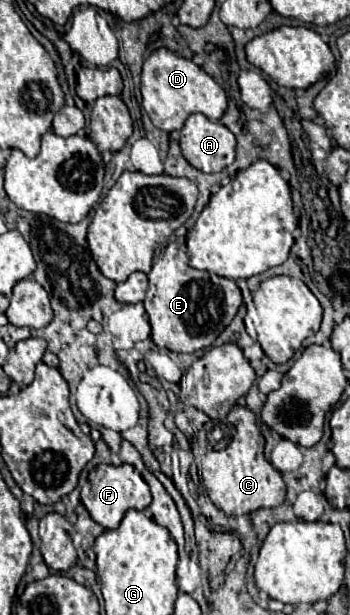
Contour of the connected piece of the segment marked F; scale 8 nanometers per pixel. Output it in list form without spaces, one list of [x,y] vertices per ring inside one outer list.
[[[122,463],[122,465],[98,465],[90,471],[88,483],[82,487],[82,503],[88,509],[90,517],[100,523],[104,529],[116,529],[128,509],[144,511],[152,501],[150,487],[142,479],[142,475],[136,471],[134,465]]]

